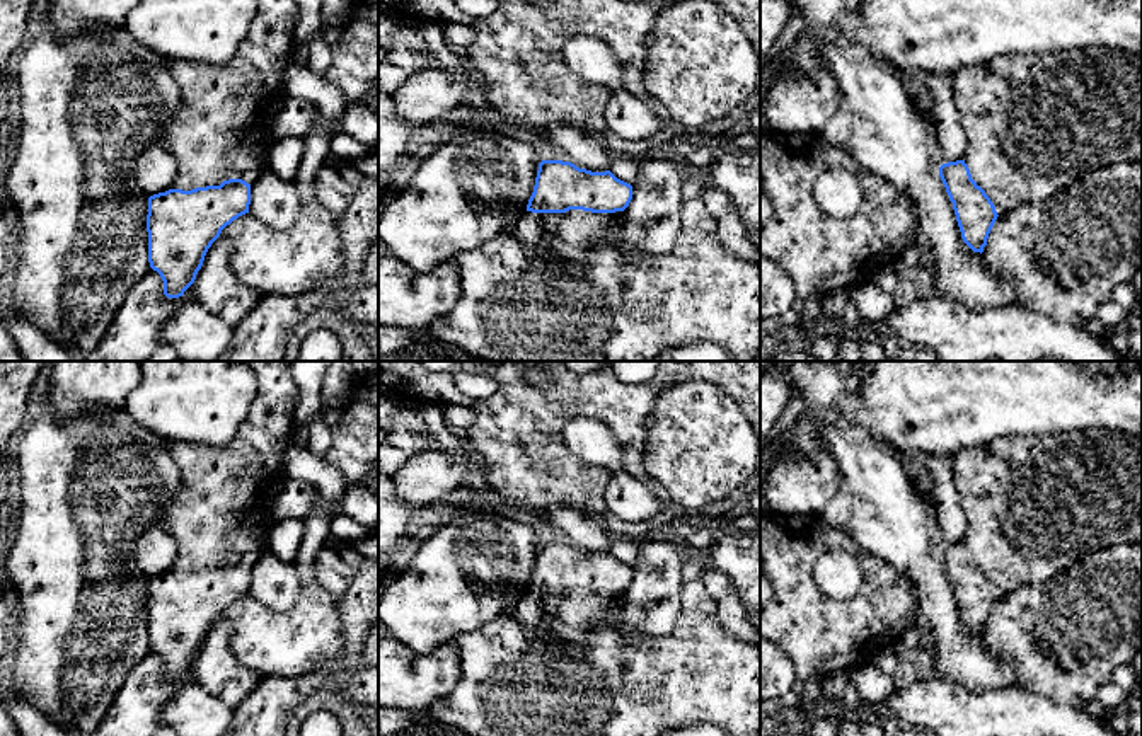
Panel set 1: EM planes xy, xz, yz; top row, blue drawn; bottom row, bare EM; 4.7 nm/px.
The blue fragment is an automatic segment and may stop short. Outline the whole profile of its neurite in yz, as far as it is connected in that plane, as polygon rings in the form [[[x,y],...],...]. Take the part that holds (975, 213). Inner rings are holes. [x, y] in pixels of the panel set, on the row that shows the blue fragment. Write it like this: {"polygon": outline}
{"polygon": [[[1103,46],[1011,53],[961,66],[953,73],[953,99],[966,133],[965,157],[939,167],[963,242],[983,252],[999,215],[1019,204],[1043,201],[1099,167],[1137,162],[1142,157],[1142,58]]]}

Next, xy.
{"polygon": [[[257,0],[257,12],[234,58],[222,65],[169,60],[181,106],[162,145],[177,162],[172,187],[148,198],[148,262],[164,281],[164,295],[179,298],[194,283],[222,230],[249,213],[251,184],[261,175],[257,150],[269,147],[269,126],[288,97],[281,87],[300,12],[295,0]]]}

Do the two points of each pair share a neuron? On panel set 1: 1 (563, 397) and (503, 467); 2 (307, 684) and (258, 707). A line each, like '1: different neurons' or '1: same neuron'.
1: same neuron
2: same neuron

